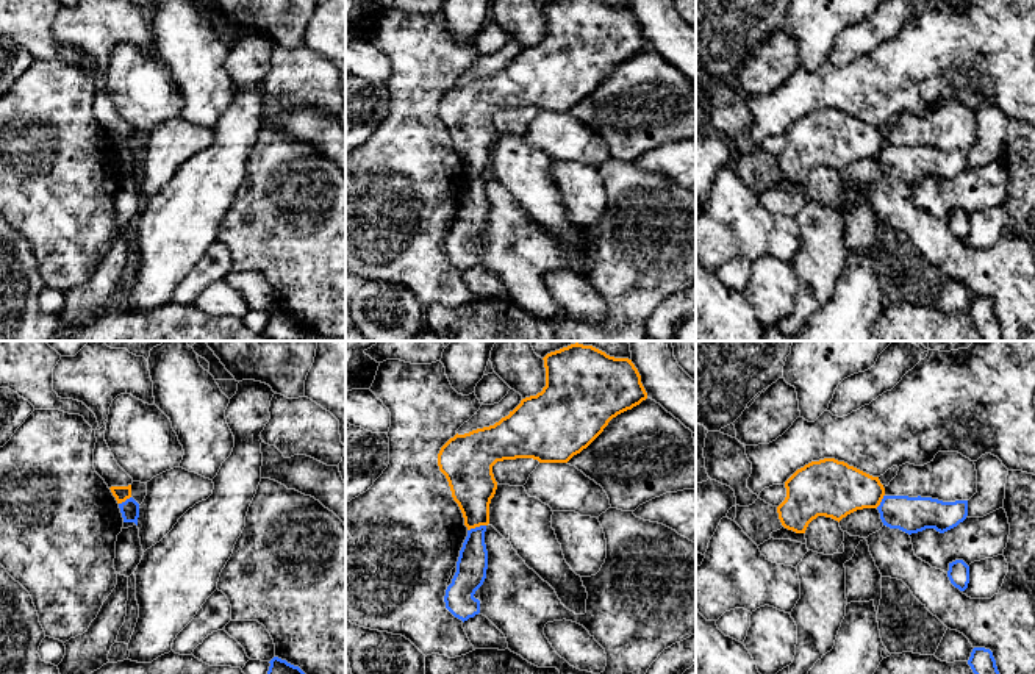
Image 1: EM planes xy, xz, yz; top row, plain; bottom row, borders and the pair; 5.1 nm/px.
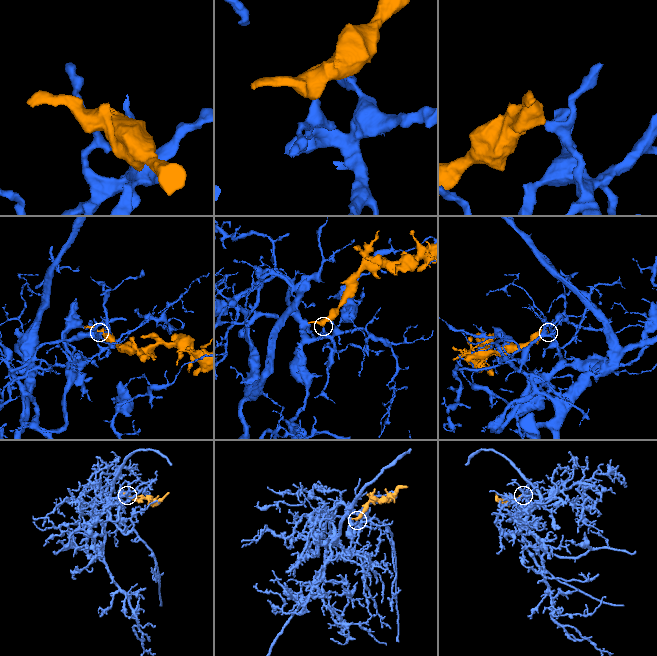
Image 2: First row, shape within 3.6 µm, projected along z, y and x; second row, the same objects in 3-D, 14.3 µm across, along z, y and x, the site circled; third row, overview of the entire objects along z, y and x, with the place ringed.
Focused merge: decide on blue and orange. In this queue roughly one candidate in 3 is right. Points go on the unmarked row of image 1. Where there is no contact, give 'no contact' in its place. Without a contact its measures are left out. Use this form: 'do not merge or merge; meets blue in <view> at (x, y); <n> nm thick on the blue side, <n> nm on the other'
do not merge; meets blue in xz at (476, 177); 160 nm thick on the blue side, 240 nm on the other

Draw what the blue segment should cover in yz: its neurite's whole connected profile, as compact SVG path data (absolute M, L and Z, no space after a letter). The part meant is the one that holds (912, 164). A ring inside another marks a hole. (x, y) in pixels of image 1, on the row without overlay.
M883 145L877 156L883 175L908 185L935 178L944 183L968 166L968 150L943 152L932 147Z

